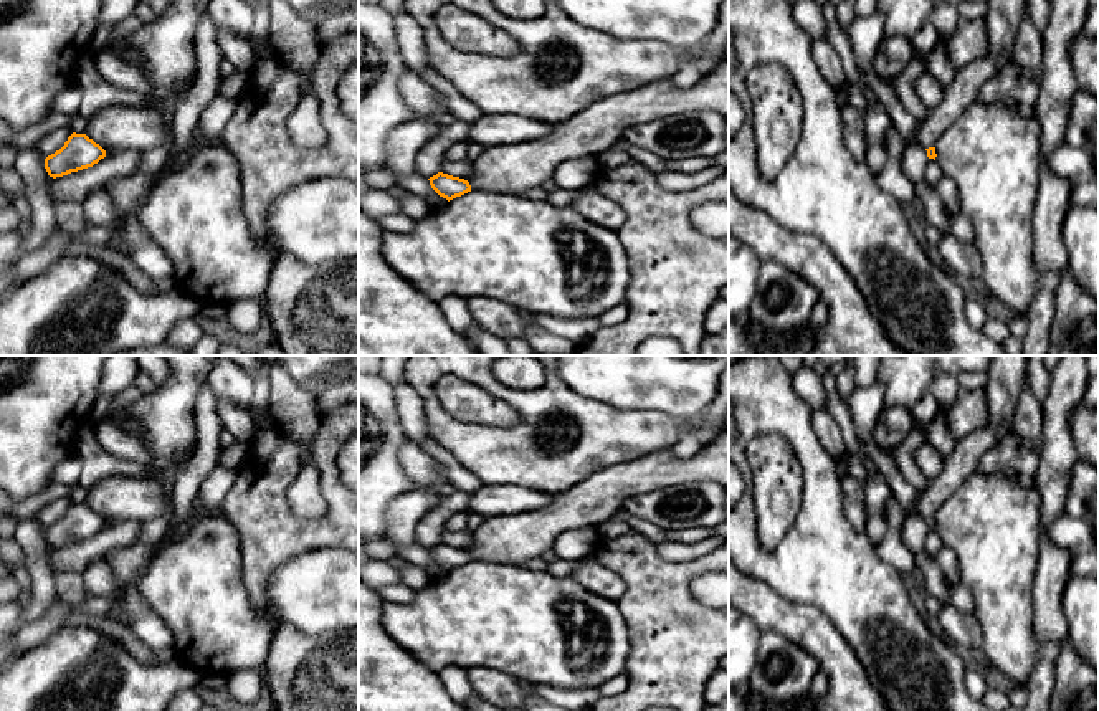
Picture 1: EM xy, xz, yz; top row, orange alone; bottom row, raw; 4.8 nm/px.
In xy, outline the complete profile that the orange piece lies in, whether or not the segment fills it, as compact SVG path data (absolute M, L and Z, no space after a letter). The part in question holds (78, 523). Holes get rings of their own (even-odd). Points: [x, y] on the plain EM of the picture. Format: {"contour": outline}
{"contour": "M73 503L64 516L45 529L50 547L63 547L93 537L106 527L106 521L86 504Z"}

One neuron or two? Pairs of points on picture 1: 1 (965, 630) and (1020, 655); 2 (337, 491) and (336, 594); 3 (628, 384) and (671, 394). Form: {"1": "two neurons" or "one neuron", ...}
{"1": "two neurons", "2": "two neurons", "3": "one neuron"}

